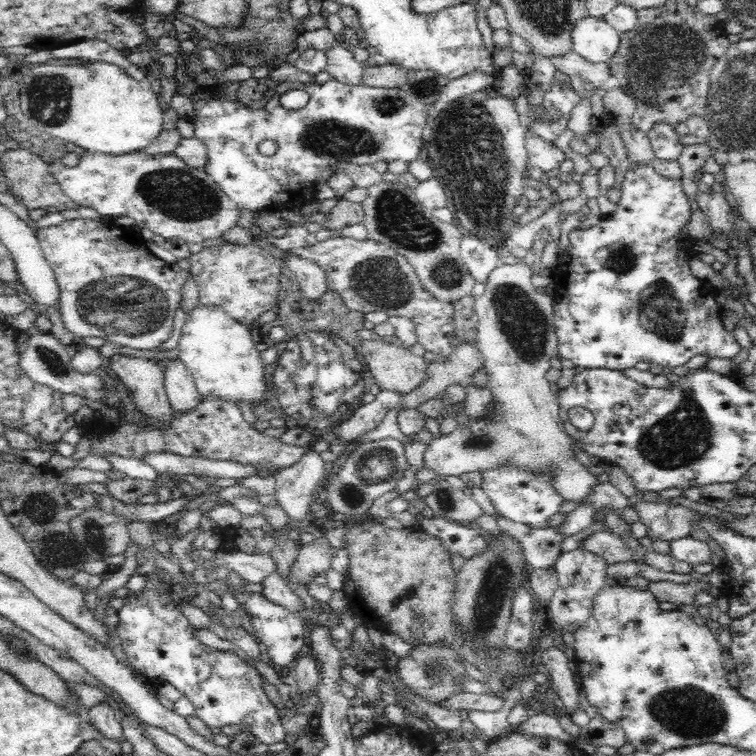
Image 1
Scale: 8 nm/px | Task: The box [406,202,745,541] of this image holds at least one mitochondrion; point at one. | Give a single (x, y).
(682, 436)

